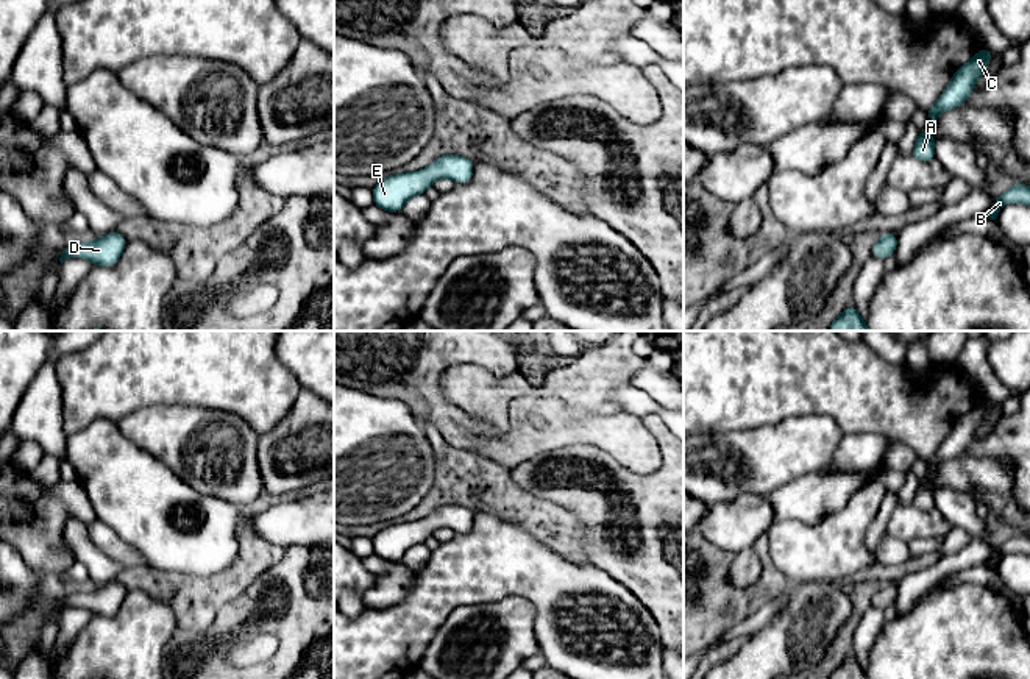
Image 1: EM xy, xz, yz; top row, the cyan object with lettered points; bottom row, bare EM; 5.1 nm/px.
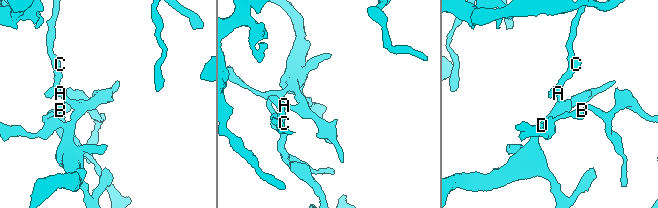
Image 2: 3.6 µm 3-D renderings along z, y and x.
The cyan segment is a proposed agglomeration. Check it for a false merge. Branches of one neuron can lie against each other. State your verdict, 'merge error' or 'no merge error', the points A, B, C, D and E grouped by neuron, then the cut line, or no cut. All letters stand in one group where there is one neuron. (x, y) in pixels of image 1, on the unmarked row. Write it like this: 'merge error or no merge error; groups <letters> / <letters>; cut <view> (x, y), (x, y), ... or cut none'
no merge error; groups A B C D E; cut none

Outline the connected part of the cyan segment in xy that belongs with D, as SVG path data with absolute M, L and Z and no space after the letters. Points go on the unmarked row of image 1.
M112 581L108 585L100 587L97 590L73 593L64 598L59 612L62 613L66 609L80 606L91 610L92 615L111 617L117 613L125 596L126 596L125 587L120 582Z

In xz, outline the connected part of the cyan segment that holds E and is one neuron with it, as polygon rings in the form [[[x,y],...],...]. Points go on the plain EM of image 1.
[[[446,504],[424,520],[392,523],[371,539],[373,554],[389,562],[401,562],[410,546],[424,543],[437,528],[449,528],[456,534],[465,534],[471,529],[473,518],[473,510],[459,504]]]

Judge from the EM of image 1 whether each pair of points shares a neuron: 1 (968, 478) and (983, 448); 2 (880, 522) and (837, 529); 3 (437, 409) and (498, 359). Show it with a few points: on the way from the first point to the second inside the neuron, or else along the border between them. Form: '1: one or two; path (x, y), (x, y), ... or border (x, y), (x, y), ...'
1: two; border (966, 451), (976, 456), (1007, 458), (1013, 464)
2: two; border (884, 495), (865, 537), (865, 547), (874, 556)
3: one; path (431, 384), (431, 373), (450, 355), (473, 355)

